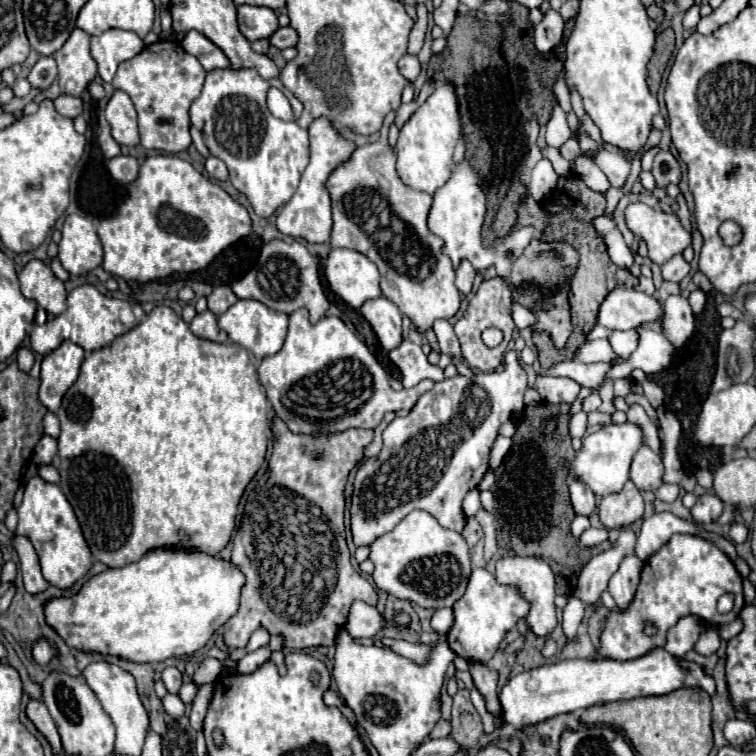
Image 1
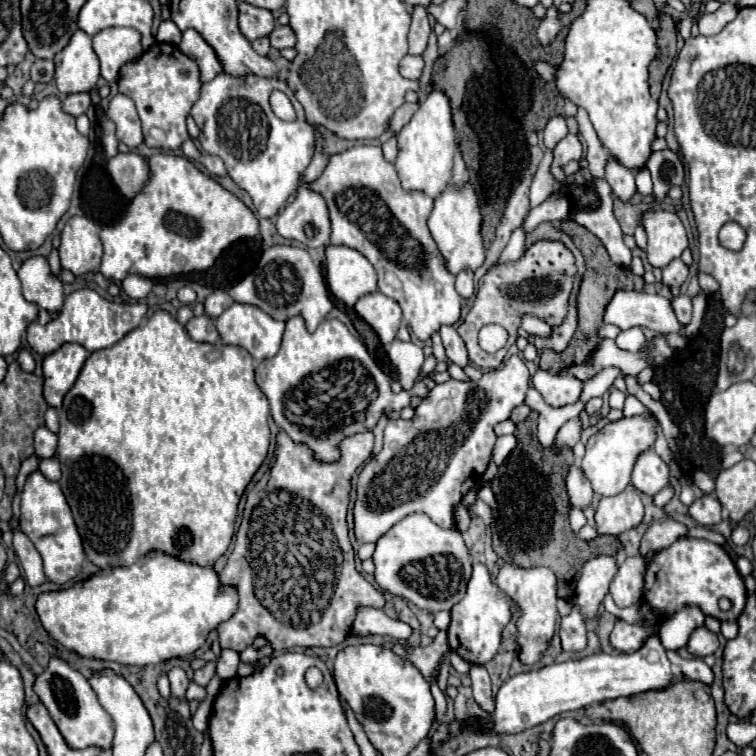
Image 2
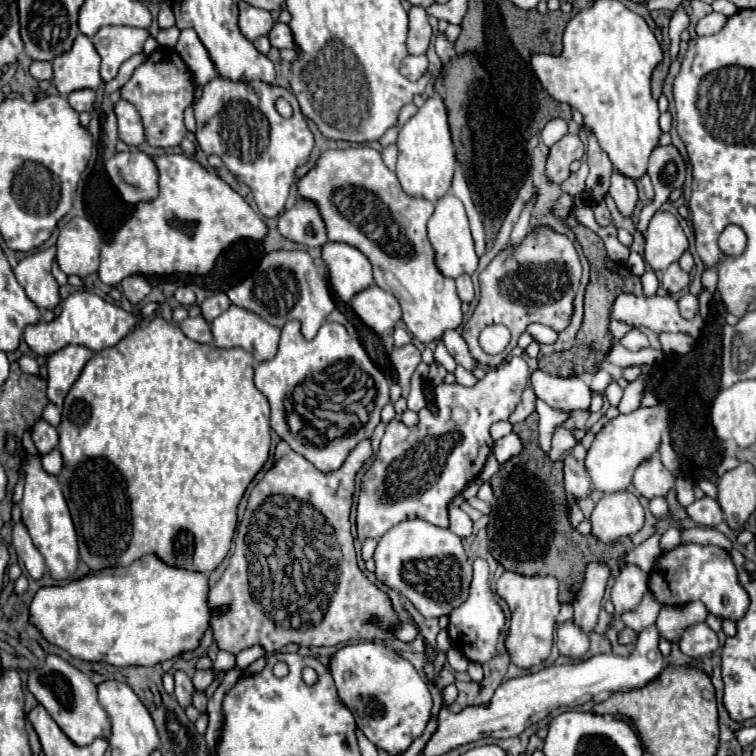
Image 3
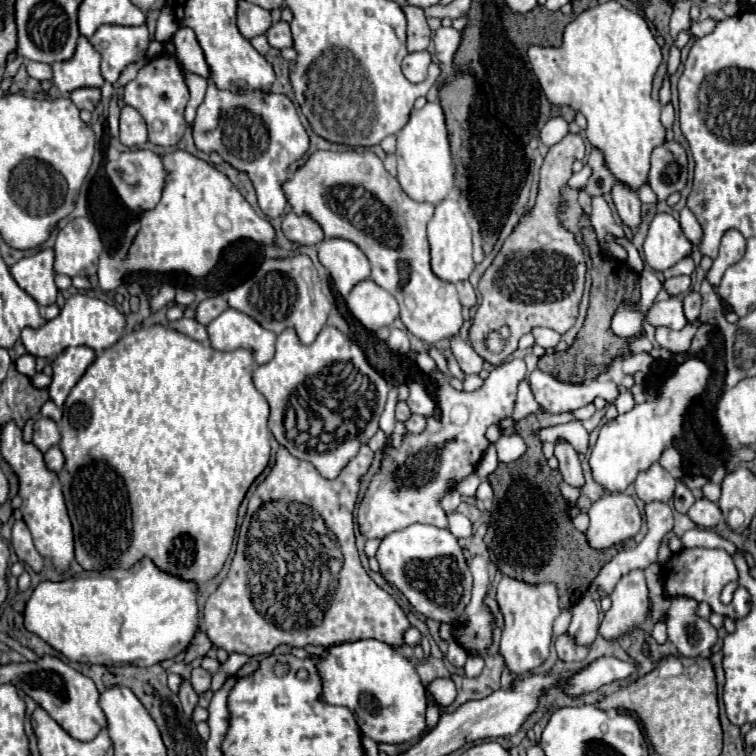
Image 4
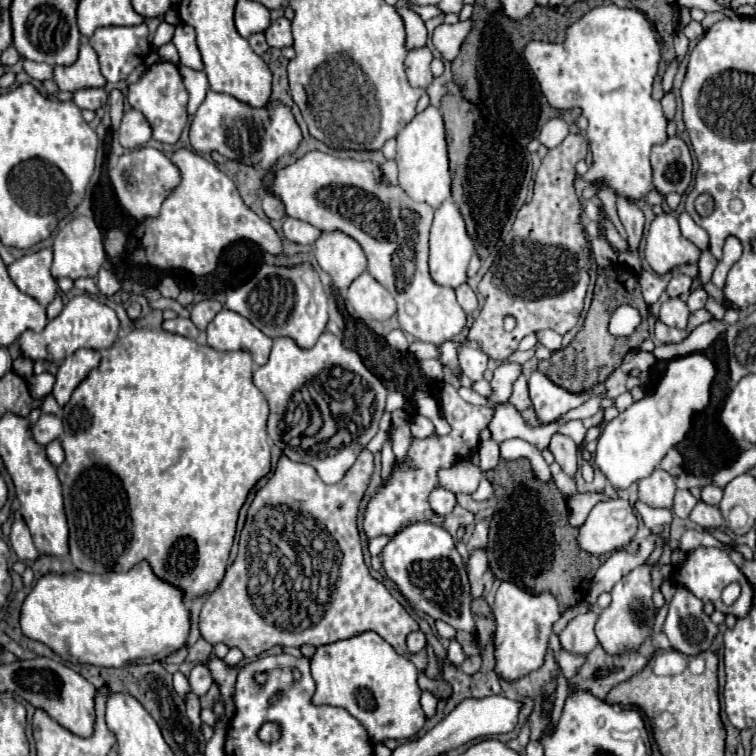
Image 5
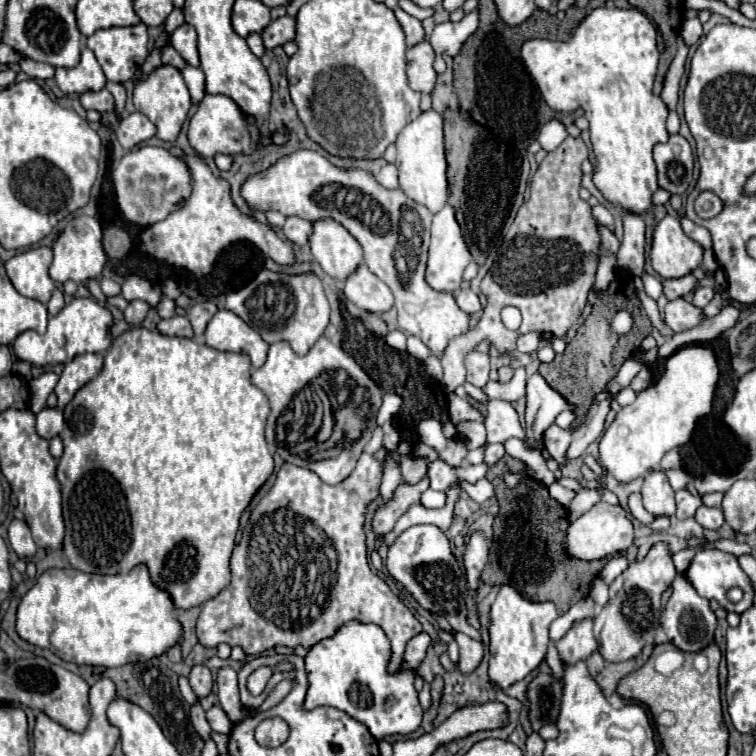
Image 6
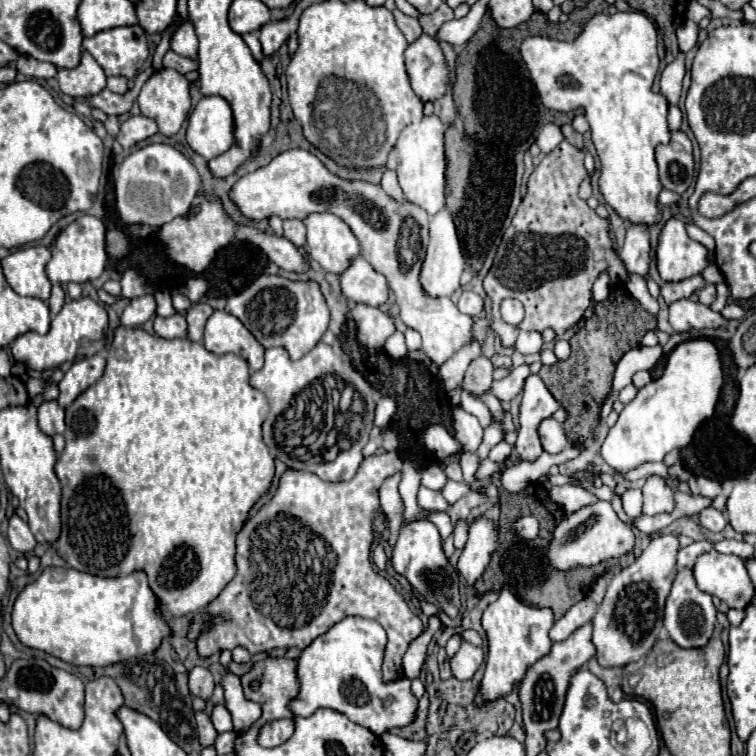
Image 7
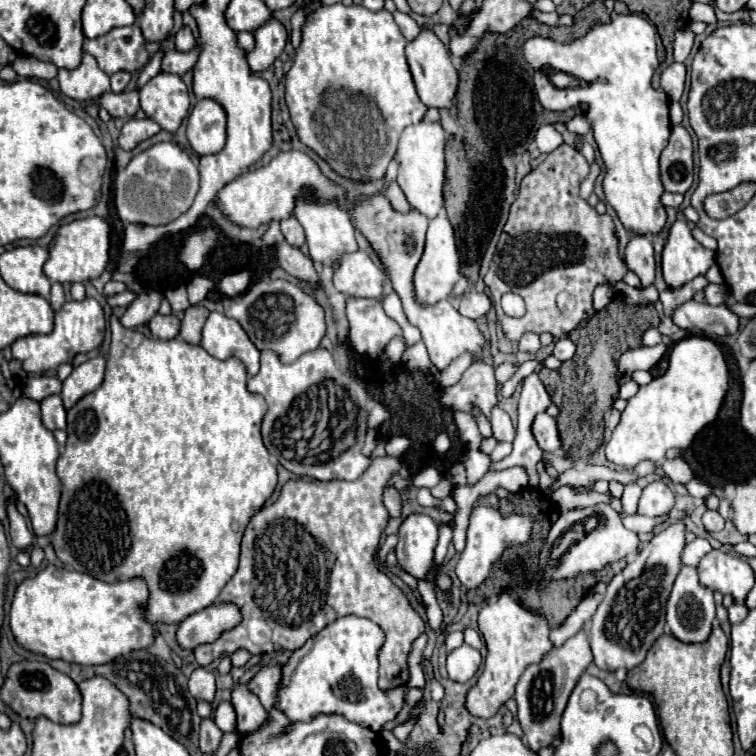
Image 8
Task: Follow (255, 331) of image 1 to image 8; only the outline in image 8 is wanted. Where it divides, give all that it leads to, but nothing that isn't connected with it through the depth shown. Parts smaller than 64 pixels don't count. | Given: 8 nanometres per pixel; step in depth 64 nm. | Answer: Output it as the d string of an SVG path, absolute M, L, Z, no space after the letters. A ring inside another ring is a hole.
M212 312L204 324L200 344L214 358L240 358L248 370L248 376L254 376L260 370L260 350L254 346L254 342L234 318Z

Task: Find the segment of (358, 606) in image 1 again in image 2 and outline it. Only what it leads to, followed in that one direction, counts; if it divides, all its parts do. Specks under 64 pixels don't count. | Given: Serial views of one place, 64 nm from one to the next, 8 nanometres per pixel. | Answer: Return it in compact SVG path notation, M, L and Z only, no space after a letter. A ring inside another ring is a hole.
M364 606L358 608L352 622L352 636L364 638L364 636L374 636L374 634L380 634L380 636L388 634L396 640L406 640L412 634L412 630L408 624L388 618L378 608L364 608Z

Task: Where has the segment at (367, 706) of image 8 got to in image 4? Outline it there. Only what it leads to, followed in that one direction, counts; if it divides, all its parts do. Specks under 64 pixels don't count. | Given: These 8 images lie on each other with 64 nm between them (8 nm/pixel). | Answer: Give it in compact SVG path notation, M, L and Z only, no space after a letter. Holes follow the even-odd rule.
M356 640L328 648L320 662L324 680L322 700L352 710L364 736L384 744L404 744L418 738L426 728L426 688L408 658L378 640Z

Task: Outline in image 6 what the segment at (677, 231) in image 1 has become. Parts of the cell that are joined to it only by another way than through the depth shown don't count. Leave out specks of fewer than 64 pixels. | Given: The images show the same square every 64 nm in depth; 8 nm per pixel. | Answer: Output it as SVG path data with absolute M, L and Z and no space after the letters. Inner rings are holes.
M664 216L656 224L652 234L650 262L662 278L680 278L690 274L700 266L702 252L702 246L682 232L678 218Z

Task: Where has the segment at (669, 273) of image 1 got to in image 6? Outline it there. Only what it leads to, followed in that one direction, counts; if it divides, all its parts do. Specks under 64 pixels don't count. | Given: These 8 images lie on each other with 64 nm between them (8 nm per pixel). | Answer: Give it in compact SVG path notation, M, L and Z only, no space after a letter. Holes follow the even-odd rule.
M686 274L686 276L682 276L682 278L664 280L664 296L666 296L668 300L690 296L692 290L696 288L696 284L698 284L698 280L696 280L692 274Z

